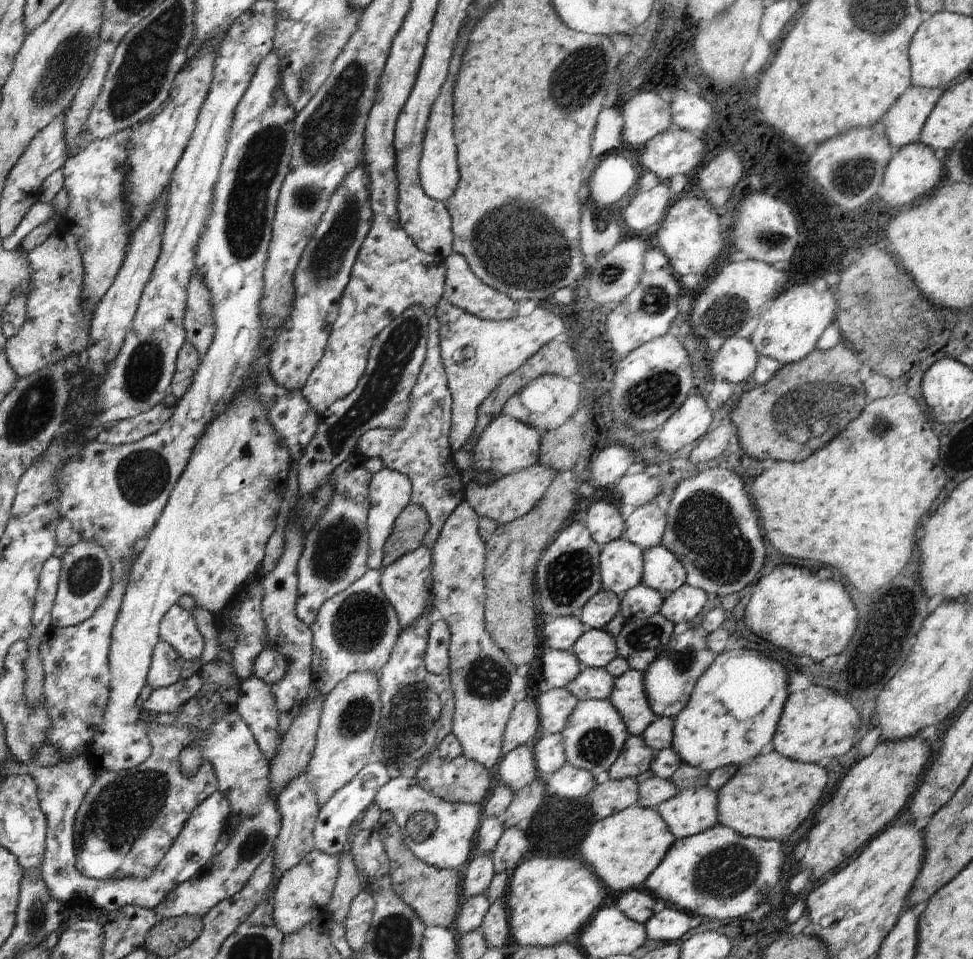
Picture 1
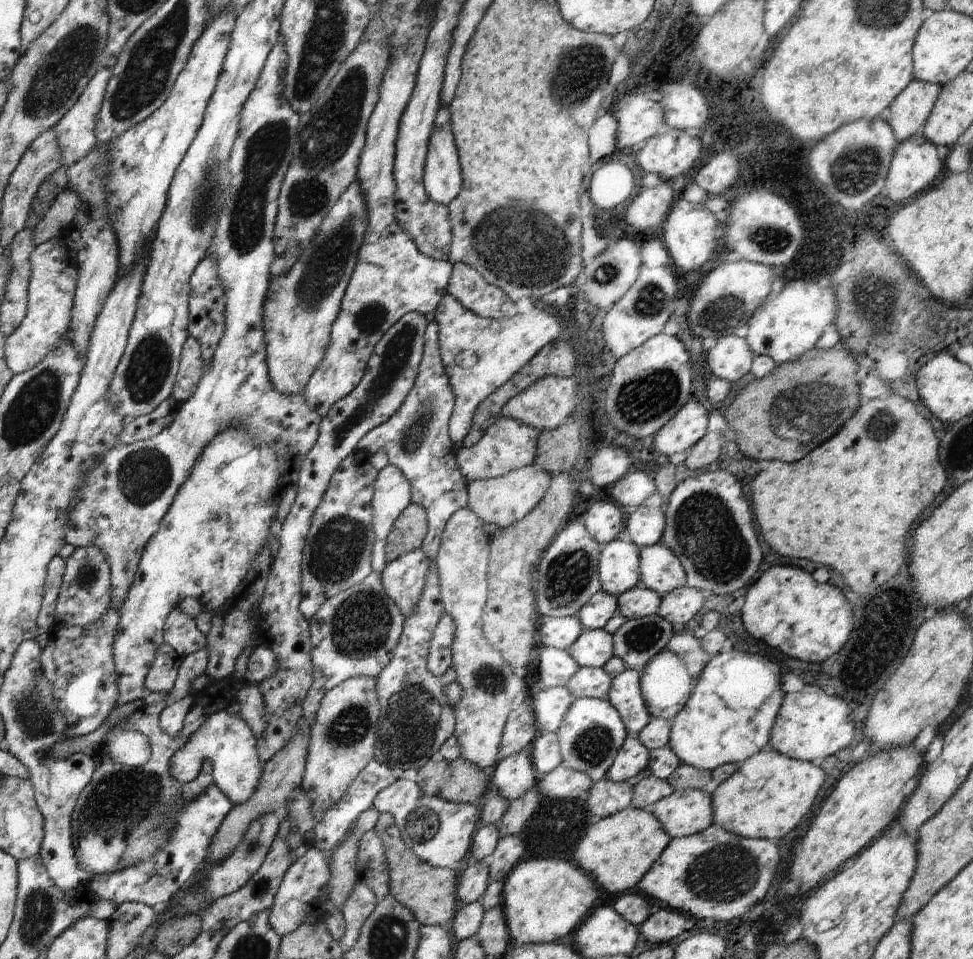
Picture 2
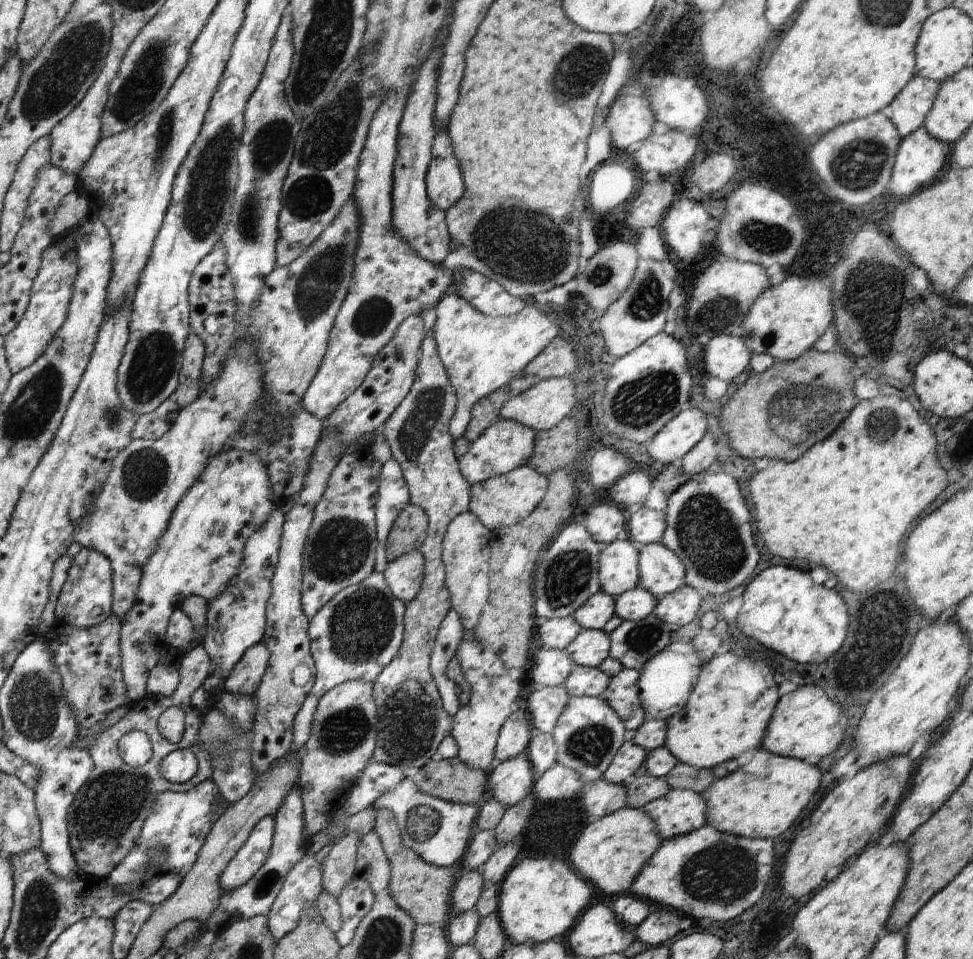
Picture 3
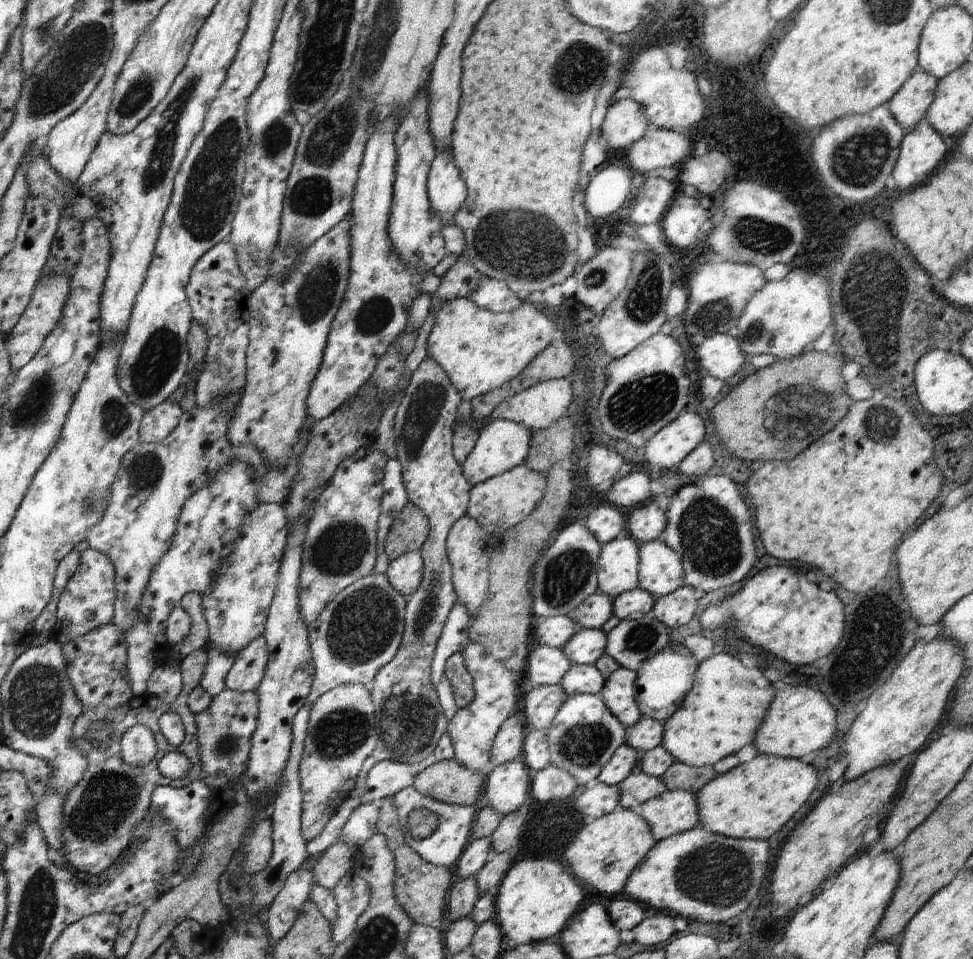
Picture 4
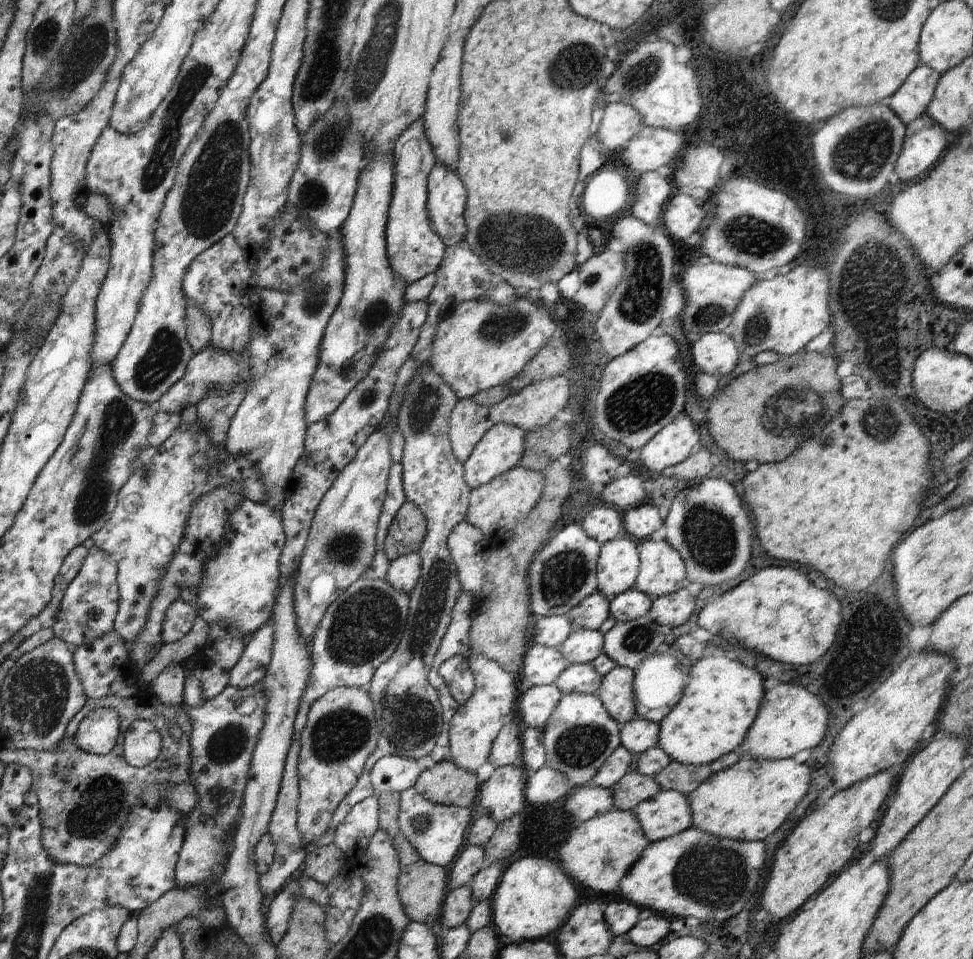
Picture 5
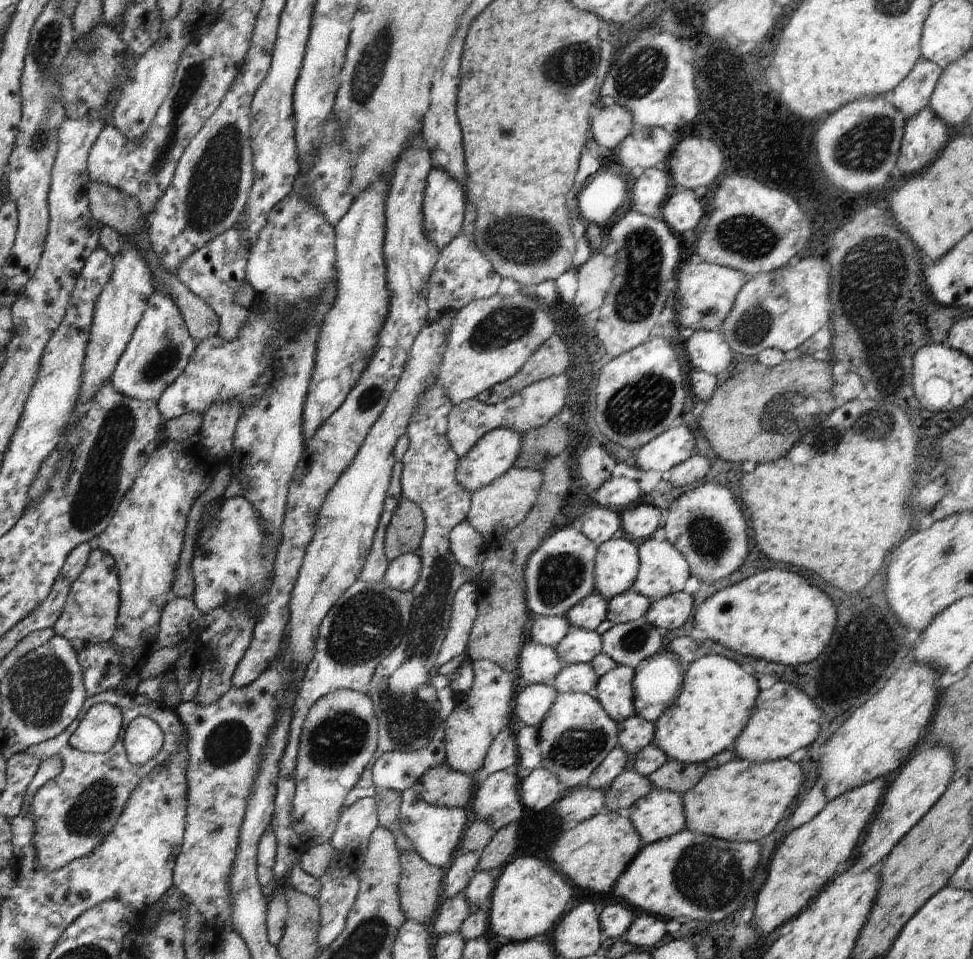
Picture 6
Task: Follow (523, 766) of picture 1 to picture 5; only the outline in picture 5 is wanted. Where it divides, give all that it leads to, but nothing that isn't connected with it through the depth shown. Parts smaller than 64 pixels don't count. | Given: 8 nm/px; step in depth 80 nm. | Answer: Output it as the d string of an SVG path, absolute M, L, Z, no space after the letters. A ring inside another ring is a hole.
M507 766L494 769L490 778L480 784L478 809L488 812L501 823L526 809L524 794L526 769Z

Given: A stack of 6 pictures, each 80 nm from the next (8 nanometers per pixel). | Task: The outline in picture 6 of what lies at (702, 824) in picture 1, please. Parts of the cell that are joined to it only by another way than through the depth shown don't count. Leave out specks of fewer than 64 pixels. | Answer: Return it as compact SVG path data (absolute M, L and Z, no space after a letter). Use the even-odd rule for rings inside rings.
M653 788L625 814L639 834L642 846L668 838L685 828L681 795L672 791Z

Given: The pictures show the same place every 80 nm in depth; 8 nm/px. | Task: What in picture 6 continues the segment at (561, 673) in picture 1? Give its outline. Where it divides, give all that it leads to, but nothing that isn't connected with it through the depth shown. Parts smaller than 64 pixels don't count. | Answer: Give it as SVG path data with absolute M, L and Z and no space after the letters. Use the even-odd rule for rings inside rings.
M530 640L519 654L519 668L516 676L521 676L528 684L552 685L556 675L568 663L562 660L554 647L544 646Z

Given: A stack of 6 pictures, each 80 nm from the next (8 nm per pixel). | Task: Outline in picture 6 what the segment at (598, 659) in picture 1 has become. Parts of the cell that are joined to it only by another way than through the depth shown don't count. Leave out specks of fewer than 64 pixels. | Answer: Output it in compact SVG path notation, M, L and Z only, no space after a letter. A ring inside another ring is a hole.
M572 628L558 644L556 654L568 664L589 663L595 656L602 653L601 634L581 628Z

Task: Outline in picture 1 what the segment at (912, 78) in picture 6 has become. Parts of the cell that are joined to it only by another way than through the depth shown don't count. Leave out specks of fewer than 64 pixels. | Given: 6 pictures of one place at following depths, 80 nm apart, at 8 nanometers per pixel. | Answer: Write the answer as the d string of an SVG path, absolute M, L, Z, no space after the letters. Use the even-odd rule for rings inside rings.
M910 85L880 122L894 150L921 140L921 130L944 90Z

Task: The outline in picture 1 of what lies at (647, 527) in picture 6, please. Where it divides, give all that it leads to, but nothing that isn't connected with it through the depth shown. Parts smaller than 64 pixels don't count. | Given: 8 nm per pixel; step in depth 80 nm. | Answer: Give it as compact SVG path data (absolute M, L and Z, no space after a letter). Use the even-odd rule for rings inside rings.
M656 503L638 507L627 520L623 538L636 543L642 549L658 546L664 536L667 517Z

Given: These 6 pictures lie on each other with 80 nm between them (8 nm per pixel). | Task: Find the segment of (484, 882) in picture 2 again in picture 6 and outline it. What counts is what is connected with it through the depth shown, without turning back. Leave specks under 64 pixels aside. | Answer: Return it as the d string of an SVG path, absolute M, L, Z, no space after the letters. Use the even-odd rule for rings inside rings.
M463 892L458 893L454 898L442 900L430 926L431 932L438 934L438 936L458 933L471 911L463 897Z

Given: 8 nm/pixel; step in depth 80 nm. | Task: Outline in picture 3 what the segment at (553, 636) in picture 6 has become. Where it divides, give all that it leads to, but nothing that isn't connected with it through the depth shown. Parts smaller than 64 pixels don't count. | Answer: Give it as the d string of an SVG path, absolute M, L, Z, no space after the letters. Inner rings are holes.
M571 616L540 620L538 638L546 647L565 649L583 628Z

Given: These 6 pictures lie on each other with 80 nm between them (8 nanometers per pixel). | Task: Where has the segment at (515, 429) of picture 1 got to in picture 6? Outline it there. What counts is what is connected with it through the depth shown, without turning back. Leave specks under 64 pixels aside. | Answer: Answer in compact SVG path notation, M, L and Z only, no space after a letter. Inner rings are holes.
M497 428L486 433L480 440L477 440L466 456L458 459L455 470L456 482L470 494L492 484L494 480L502 476L502 473L513 467L513 462L517 459L520 447L521 435L516 431Z

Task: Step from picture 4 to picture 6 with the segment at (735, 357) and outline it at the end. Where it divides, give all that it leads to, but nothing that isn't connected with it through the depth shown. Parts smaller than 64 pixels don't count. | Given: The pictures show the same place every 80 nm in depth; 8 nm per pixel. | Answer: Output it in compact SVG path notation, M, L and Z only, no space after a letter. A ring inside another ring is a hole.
M694 331L685 341L688 360L695 369L716 376L732 364L732 350L722 333L716 331Z

